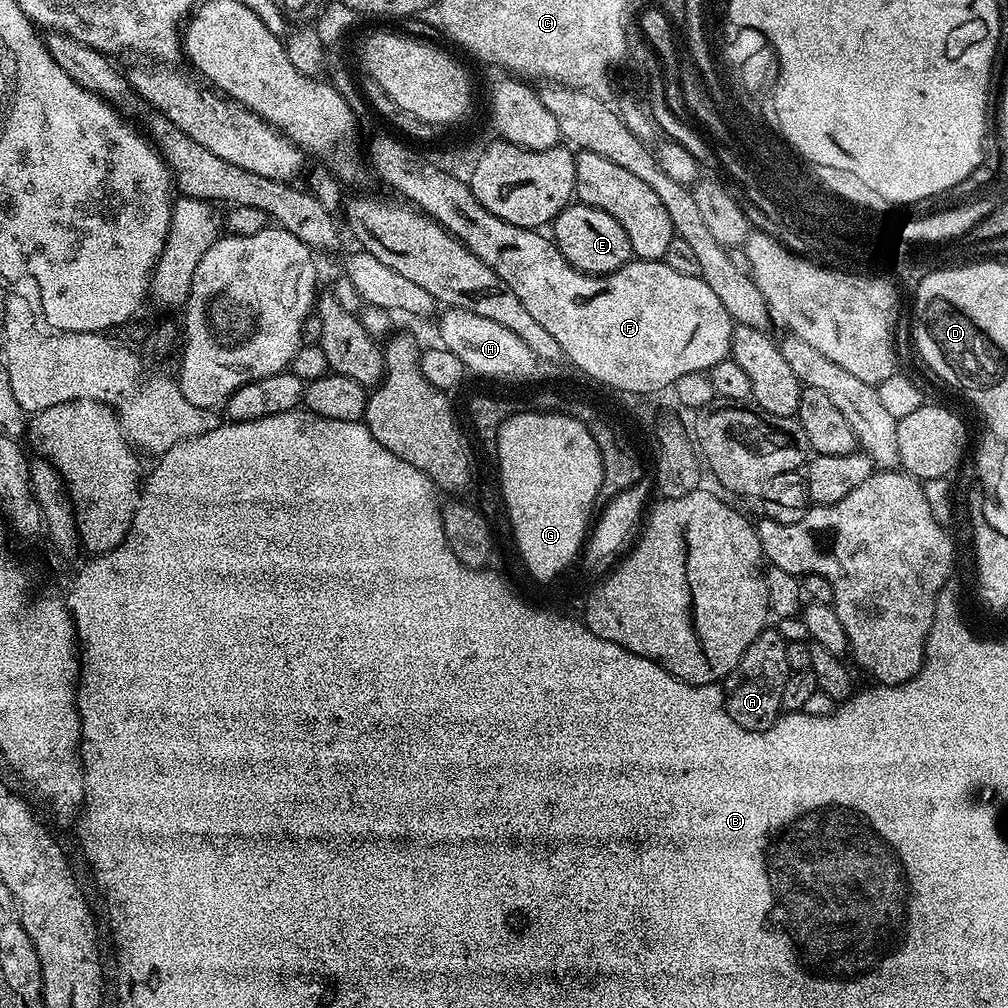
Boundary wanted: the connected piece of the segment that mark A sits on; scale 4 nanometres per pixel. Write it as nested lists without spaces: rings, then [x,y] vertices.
[[[765,627],[764,631],[746,646],[746,654],[742,654],[742,662],[734,666],[734,670],[723,680],[724,705],[742,726],[751,732],[766,730],[782,715],[782,690],[786,687],[788,663],[786,662],[786,646],[788,641],[775,627]]]

